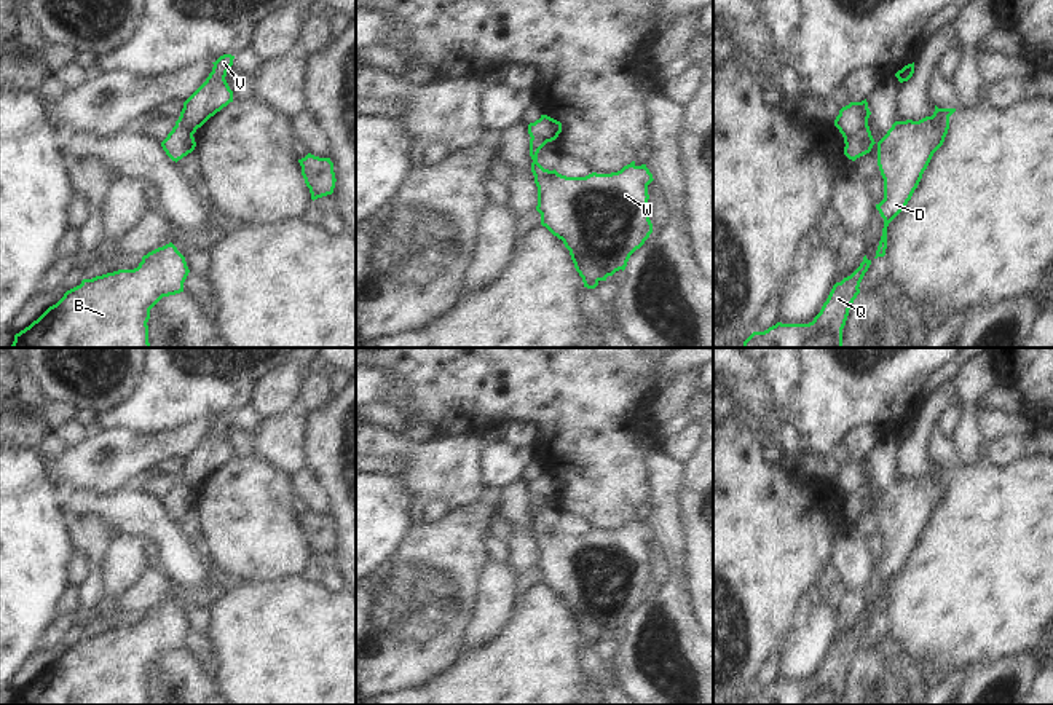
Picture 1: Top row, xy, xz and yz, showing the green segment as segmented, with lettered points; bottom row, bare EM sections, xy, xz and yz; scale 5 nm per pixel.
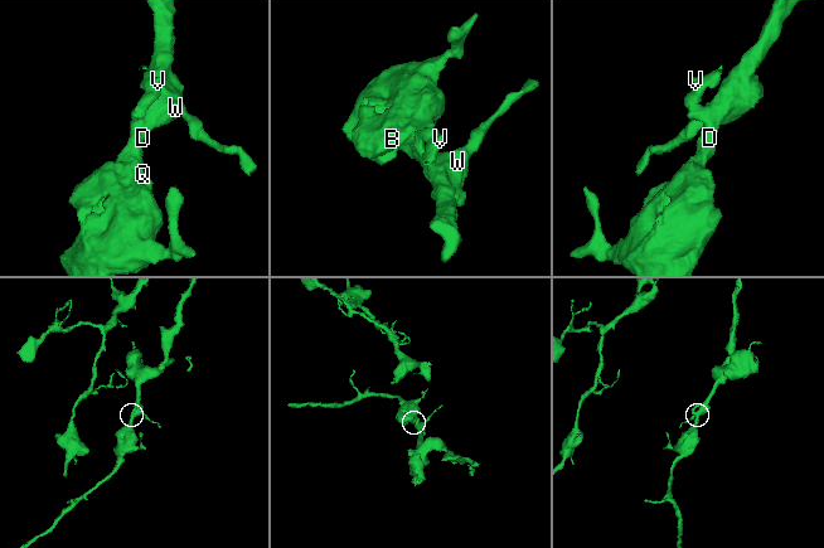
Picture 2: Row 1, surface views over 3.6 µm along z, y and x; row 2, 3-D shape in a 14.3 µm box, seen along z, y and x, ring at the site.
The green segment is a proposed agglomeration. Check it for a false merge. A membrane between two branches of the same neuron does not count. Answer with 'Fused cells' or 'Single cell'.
Fused cells

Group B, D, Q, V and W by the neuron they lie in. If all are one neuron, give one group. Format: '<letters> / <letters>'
B D Q W / V

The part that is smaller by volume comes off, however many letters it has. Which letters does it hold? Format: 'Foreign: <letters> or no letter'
Foreign: V

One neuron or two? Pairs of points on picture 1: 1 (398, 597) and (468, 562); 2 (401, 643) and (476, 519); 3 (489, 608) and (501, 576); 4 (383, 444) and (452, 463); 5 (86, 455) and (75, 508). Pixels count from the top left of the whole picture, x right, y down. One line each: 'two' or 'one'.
1: one
2: one
3: one
4: one
5: two

